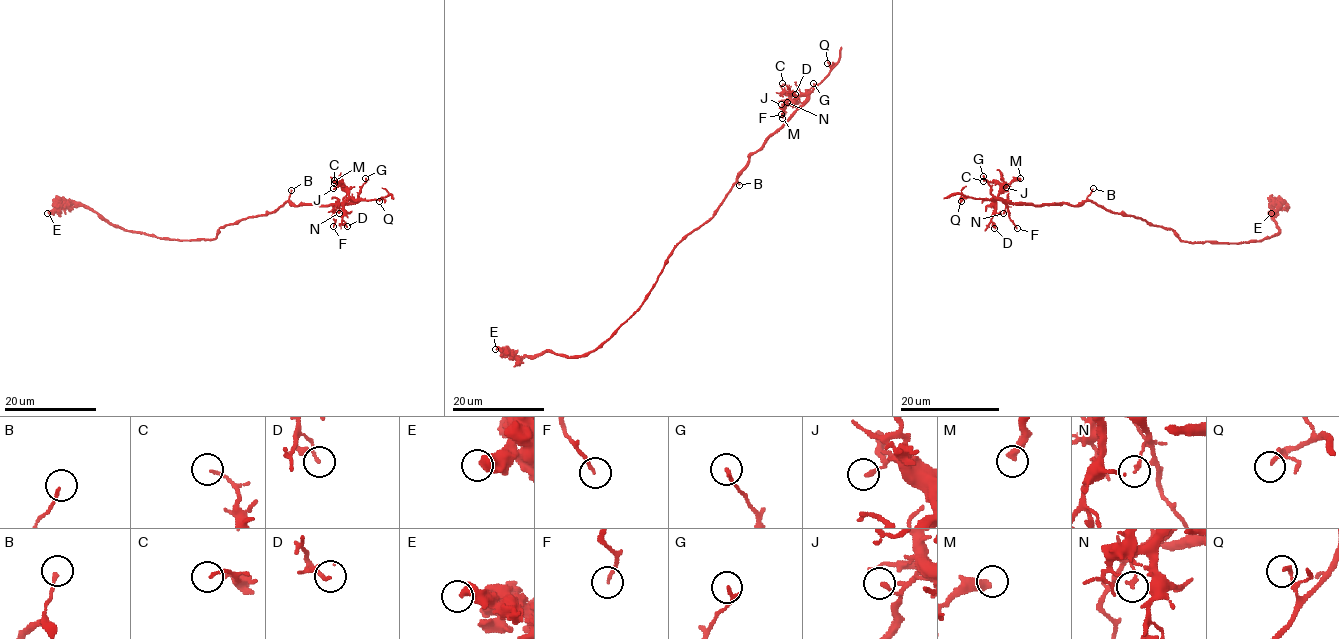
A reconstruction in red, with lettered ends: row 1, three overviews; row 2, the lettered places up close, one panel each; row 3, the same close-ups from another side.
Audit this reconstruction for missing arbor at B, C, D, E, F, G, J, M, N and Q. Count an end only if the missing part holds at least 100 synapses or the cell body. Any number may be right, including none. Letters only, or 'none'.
none

